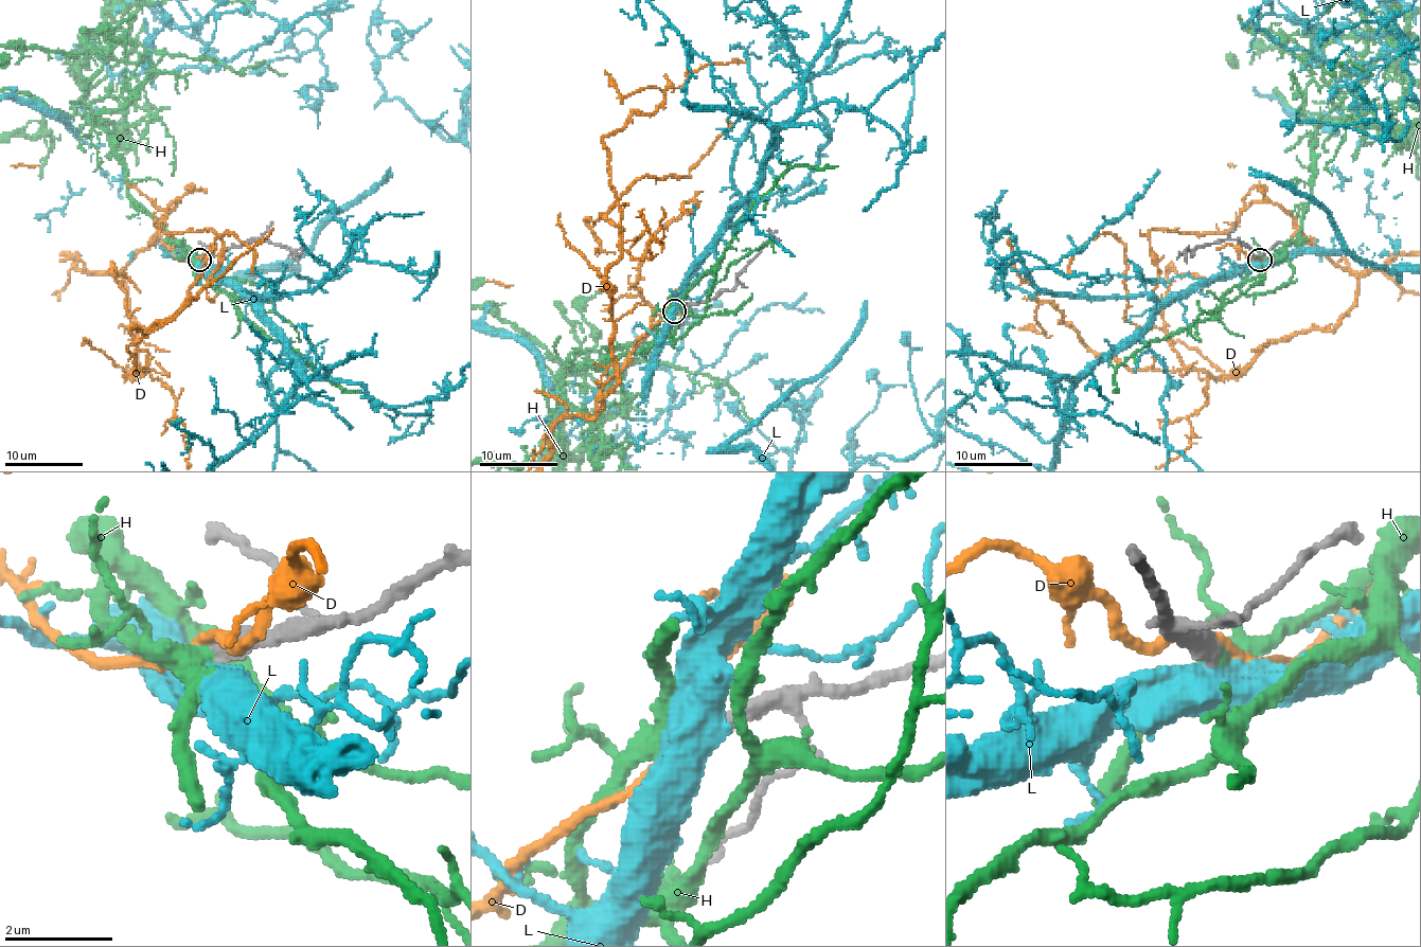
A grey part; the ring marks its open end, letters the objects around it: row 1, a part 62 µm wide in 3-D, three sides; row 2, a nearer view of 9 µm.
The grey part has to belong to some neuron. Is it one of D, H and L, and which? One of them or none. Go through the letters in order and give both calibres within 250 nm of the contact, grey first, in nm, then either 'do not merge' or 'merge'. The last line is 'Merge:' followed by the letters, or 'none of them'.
D: 380/190 nm | do not merge
H: 360/360 nm | merge
L: 360/600 nm | do not merge
Merge: H

